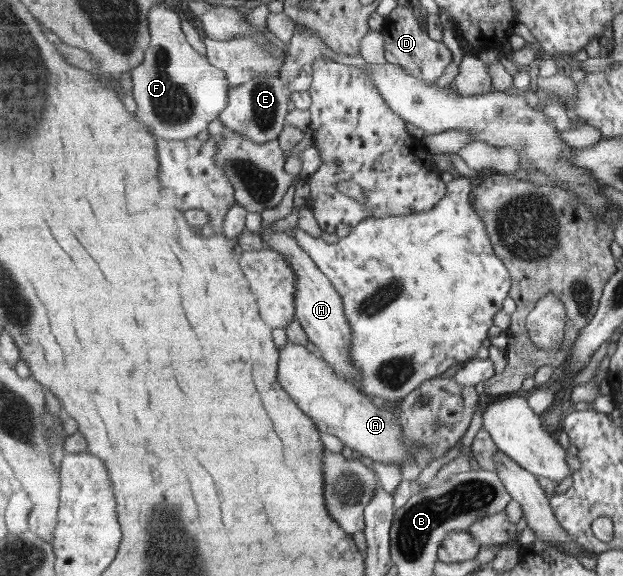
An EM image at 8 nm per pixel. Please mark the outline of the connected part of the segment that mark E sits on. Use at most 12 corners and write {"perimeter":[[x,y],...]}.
{"perimeter":[[280,76],[231,88],[226,130],[276,140],[294,91]]}

